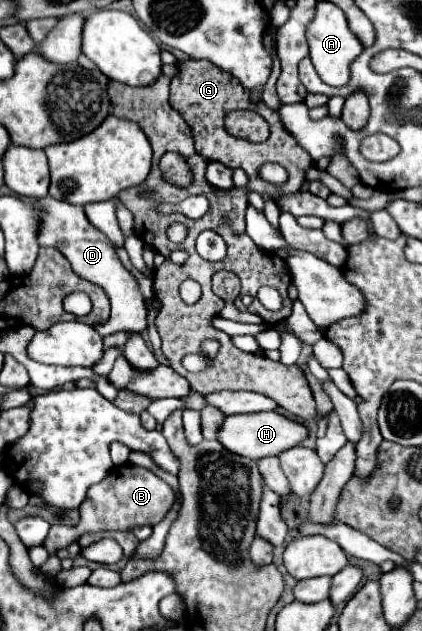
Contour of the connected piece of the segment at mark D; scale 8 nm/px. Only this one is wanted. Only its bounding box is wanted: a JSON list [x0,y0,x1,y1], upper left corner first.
[38,197,146,336]

